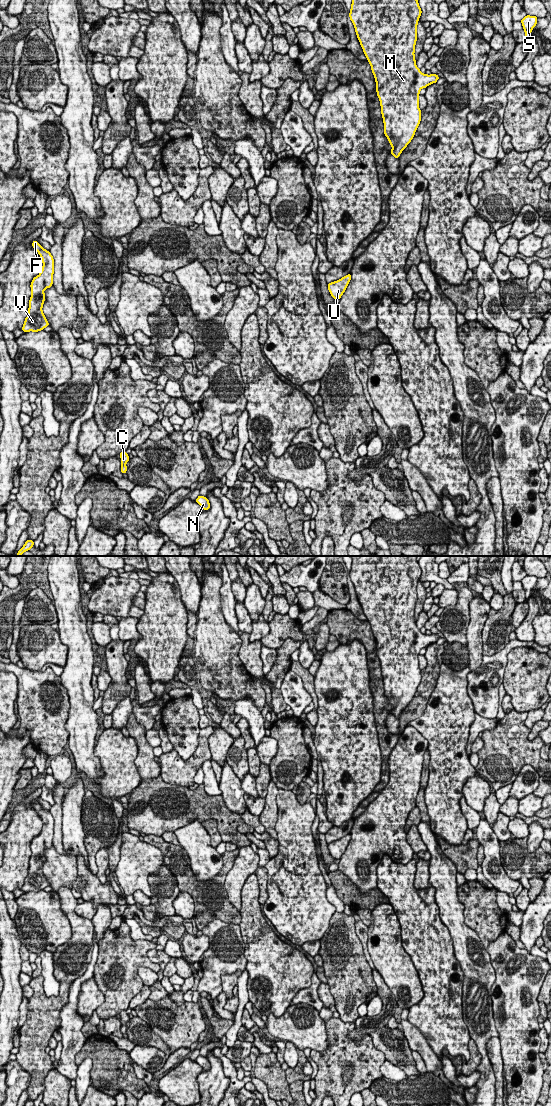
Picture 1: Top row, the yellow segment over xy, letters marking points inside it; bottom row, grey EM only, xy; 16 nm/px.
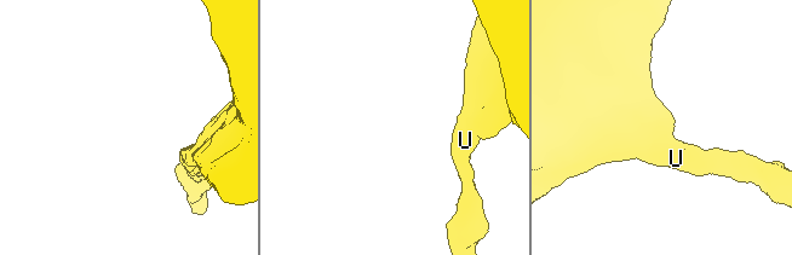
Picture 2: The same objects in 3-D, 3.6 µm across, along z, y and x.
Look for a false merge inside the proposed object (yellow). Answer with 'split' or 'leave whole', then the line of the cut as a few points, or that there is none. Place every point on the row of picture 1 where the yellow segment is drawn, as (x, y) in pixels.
leave whole; cut none

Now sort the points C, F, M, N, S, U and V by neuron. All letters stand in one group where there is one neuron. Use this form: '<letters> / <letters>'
C F M N S U V

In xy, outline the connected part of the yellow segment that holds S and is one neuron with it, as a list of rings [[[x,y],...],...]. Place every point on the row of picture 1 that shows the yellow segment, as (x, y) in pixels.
[[[527,15],[521,20],[526,40],[531,36],[531,31],[537,24],[537,19],[536,16]]]

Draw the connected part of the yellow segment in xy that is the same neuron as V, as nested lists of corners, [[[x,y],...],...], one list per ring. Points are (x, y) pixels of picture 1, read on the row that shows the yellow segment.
[[[33,240],[32,246],[40,255],[43,267],[40,274],[33,278],[30,285],[32,293],[29,300],[28,315],[22,327],[24,332],[38,332],[49,326],[42,307],[45,301],[44,290],[52,286],[54,274],[54,259],[51,253],[35,240]]]

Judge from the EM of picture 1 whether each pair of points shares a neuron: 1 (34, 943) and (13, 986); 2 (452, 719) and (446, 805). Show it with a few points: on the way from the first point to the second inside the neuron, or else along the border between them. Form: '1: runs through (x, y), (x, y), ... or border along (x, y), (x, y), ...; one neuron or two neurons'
1: border along (13, 921), (19, 940), (22, 943); two neurons
2: runs through (447, 740), (444, 784); one neuron

